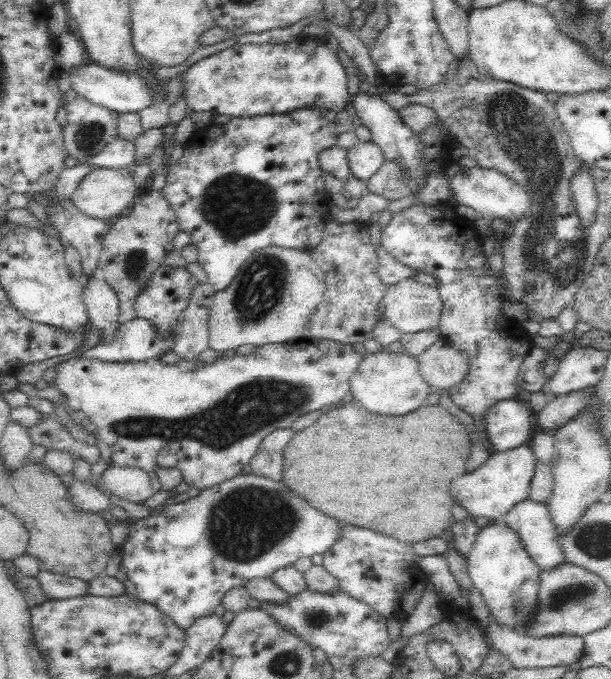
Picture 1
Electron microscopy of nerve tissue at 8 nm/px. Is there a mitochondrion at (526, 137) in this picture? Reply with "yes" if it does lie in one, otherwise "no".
yes

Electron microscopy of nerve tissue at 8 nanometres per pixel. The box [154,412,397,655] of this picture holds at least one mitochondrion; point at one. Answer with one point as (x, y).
(248, 522)

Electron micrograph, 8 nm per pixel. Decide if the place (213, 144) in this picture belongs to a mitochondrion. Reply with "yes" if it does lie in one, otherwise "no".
no

